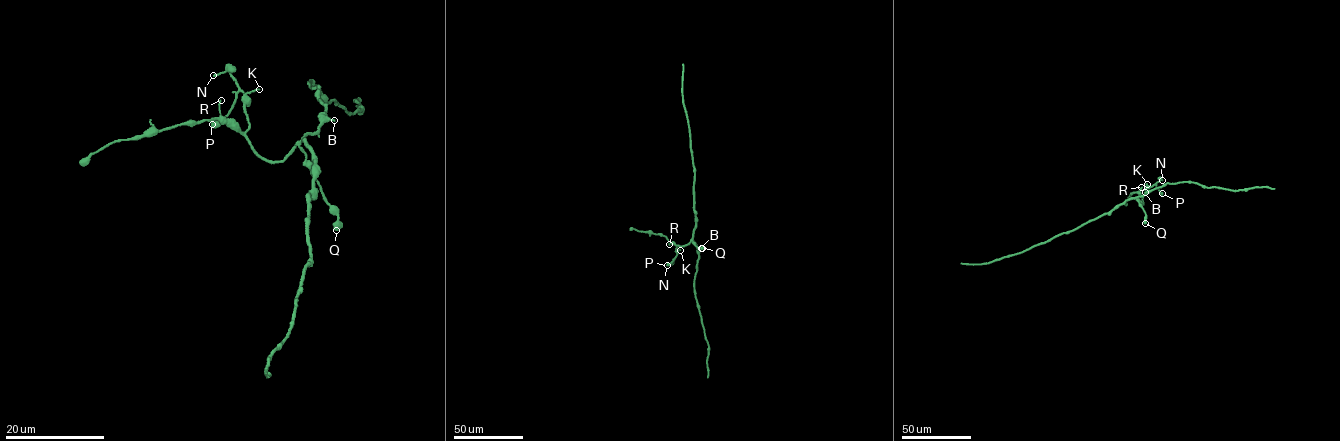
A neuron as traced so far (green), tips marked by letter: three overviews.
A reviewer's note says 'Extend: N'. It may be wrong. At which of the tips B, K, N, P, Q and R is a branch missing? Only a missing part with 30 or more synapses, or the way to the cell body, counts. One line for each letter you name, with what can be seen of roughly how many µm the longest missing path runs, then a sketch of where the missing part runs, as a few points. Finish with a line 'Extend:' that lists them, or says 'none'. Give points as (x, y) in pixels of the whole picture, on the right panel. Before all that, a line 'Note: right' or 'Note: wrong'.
Note: wrong
Extend: none

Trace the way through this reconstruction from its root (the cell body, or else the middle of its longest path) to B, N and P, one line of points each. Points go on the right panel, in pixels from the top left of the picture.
B: (1116, 206), (1145, 192)
N: (1116, 206), (1131, 198), (1138, 199), (1143, 204), (1145, 189), (1162, 180)
P: (1116, 206), (1131, 198), (1138, 199), (1143, 204), (1145, 189), (1155, 184), (1162, 193)

